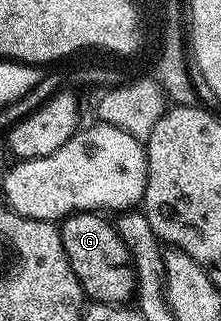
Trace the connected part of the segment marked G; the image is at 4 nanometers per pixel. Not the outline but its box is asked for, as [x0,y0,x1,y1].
[58,212,136,304]

